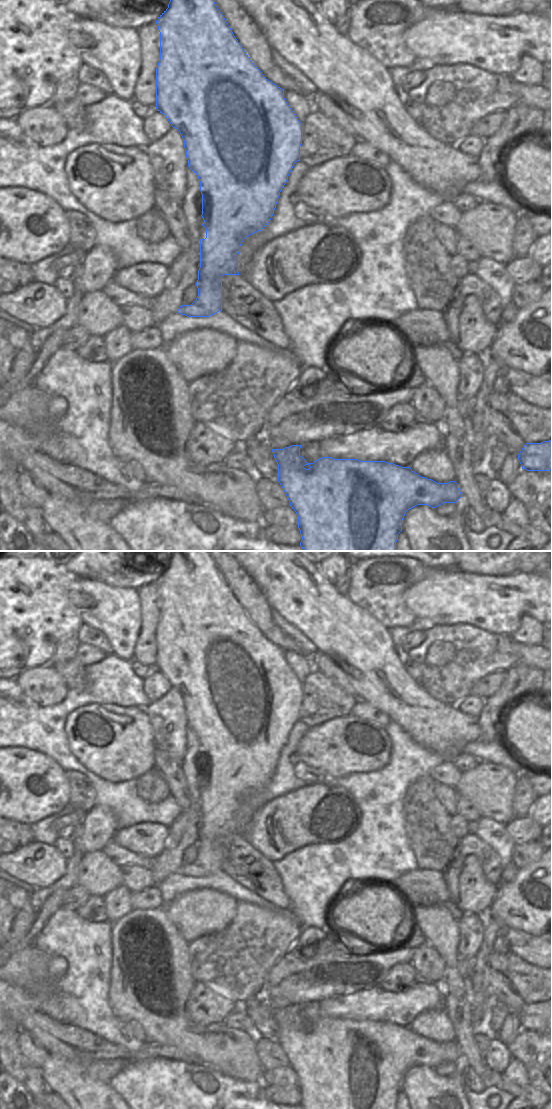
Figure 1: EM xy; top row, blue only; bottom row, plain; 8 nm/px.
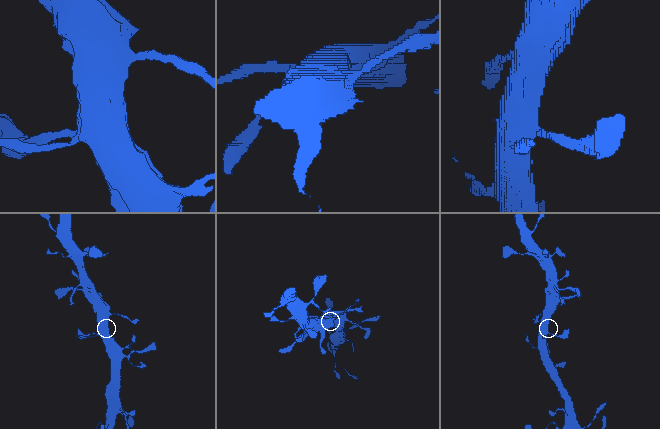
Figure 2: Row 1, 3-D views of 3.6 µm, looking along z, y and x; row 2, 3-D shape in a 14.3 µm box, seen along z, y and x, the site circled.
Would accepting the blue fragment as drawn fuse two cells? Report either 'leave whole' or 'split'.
leave whole

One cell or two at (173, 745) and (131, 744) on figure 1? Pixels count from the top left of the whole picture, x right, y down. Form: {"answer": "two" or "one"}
{"answer": "two"}

